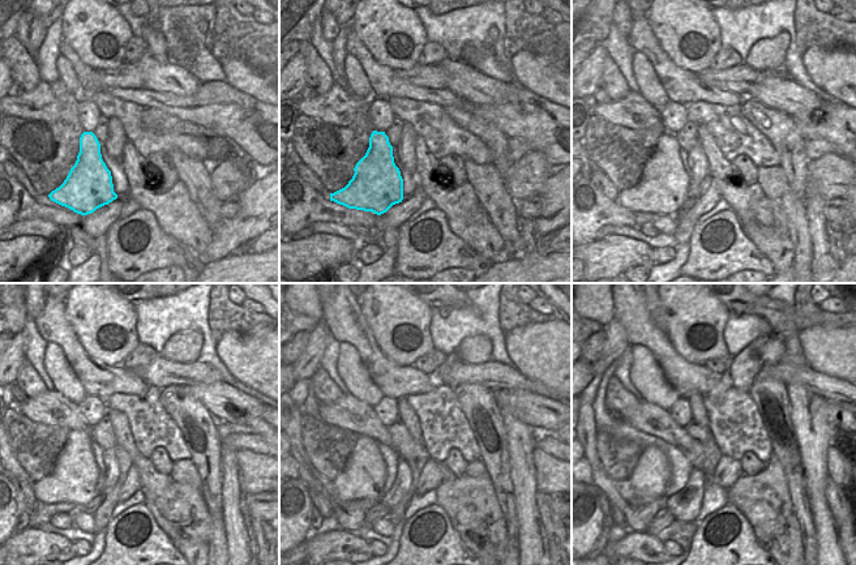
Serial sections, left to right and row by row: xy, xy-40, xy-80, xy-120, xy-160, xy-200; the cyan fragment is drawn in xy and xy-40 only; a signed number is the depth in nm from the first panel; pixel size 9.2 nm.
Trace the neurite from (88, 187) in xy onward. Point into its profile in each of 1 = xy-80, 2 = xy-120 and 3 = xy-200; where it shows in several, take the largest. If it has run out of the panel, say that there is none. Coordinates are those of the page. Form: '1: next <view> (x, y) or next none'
1: next xy-80 (663, 189)
2: next xy-120 (75, 482)
3: next xy-200 (651, 482)

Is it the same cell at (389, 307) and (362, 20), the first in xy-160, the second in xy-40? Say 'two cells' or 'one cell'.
one cell

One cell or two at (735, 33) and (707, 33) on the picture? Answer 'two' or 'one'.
two

